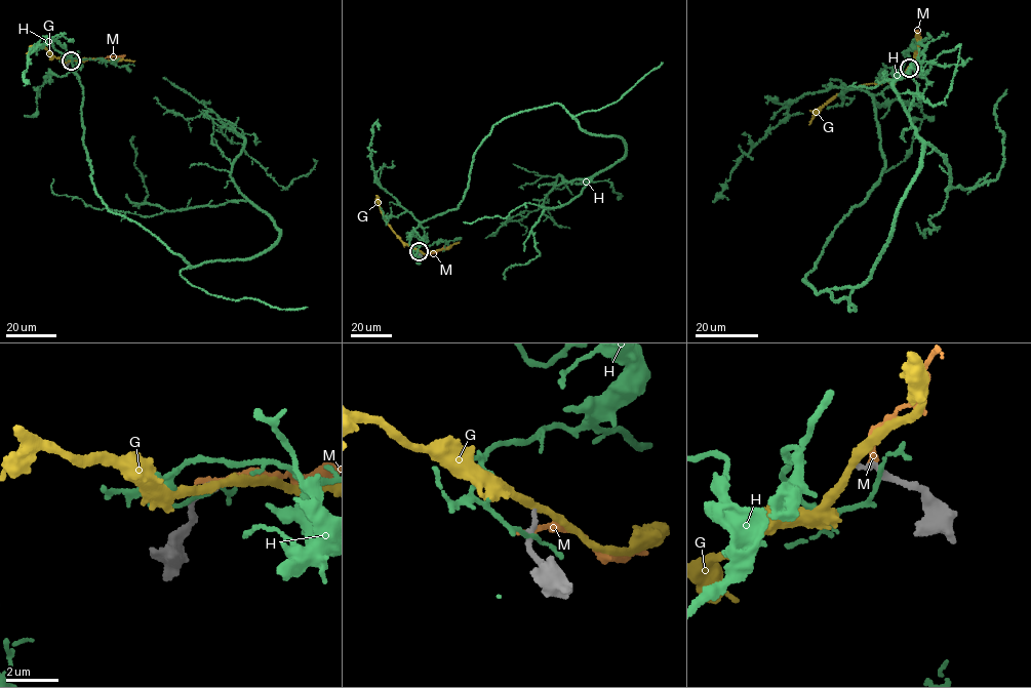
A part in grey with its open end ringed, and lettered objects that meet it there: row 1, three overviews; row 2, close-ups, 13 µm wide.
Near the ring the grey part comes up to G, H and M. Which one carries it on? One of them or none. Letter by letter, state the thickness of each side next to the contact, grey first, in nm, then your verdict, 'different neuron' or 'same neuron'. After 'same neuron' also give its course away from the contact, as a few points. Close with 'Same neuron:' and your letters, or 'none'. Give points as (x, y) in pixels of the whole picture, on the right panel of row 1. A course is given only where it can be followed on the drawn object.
G: 180/280 nm | different neuron
H: 280/130 nm | different neuron
M: 260/240 nm | different neuron
Same neuron: none

